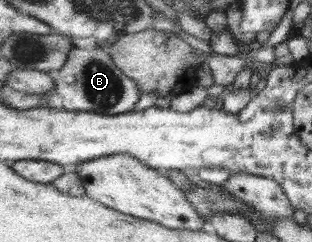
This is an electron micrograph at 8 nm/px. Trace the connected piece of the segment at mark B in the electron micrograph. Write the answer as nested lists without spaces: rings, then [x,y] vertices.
[[[101,44],[93,47],[72,47],[69,61],[59,71],[52,73],[55,92],[61,96],[63,108],[70,111],[86,111],[96,114],[117,115],[134,110],[143,96],[139,84],[123,73]]]

